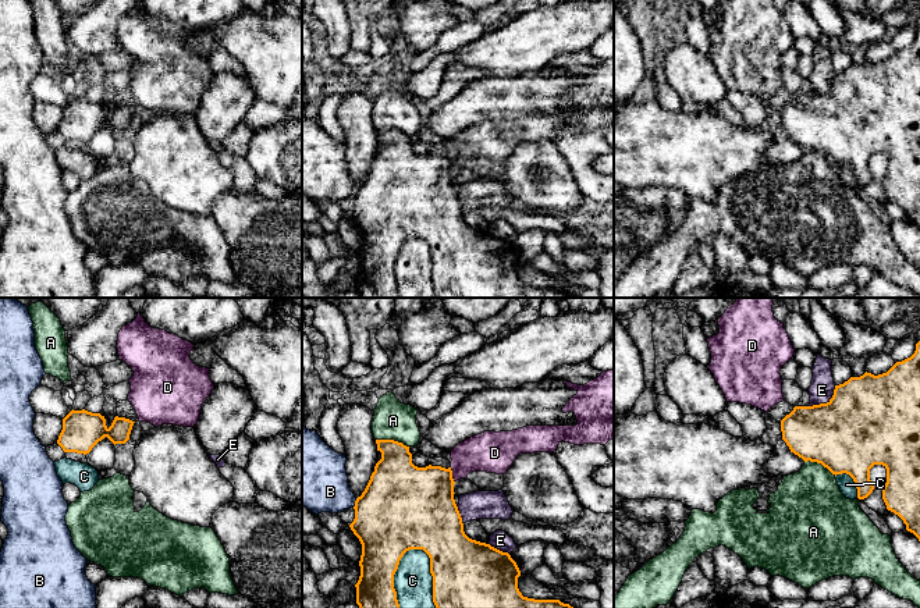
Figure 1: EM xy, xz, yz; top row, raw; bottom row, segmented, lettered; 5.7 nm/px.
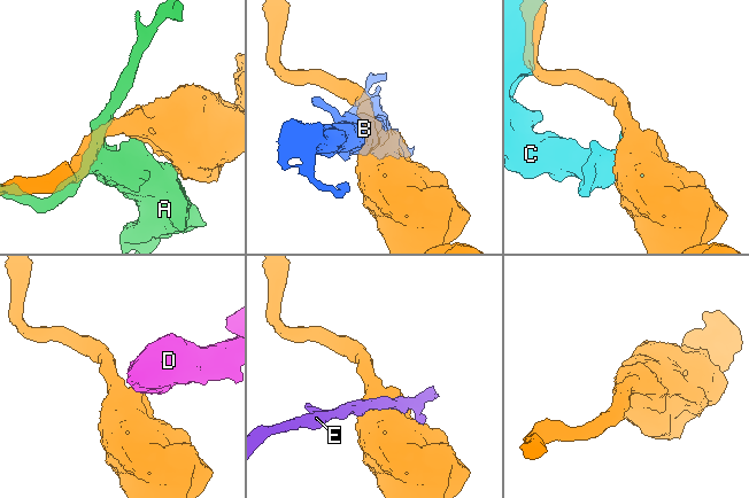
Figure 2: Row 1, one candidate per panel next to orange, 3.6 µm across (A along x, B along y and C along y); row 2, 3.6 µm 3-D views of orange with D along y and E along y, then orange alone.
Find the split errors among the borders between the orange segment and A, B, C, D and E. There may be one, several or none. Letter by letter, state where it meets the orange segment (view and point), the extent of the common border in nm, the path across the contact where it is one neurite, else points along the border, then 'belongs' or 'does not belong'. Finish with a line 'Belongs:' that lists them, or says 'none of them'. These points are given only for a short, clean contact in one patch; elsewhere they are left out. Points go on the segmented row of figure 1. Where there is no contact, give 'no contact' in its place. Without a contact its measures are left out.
A: meets orange in xz at (393, 440); contact 200 nm long; does not belong
B: meets orange in xz at (355, 502); contact 60 nm long; does not belong
C: meets orange in xz at (430, 572); contact 380 nm long; does not belong
D: meets orange in xz at (451, 475); contact 90 nm long; border along xz (450, 468), (454, 482); does not belong
E: meets orange in yz at (827, 402); contact 200 nm long; does not belong
Belongs: none of them

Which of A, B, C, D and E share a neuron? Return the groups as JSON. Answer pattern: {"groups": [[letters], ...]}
{"groups": [["A"], ["B"], ["C"], ["D"], ["E"]]}

